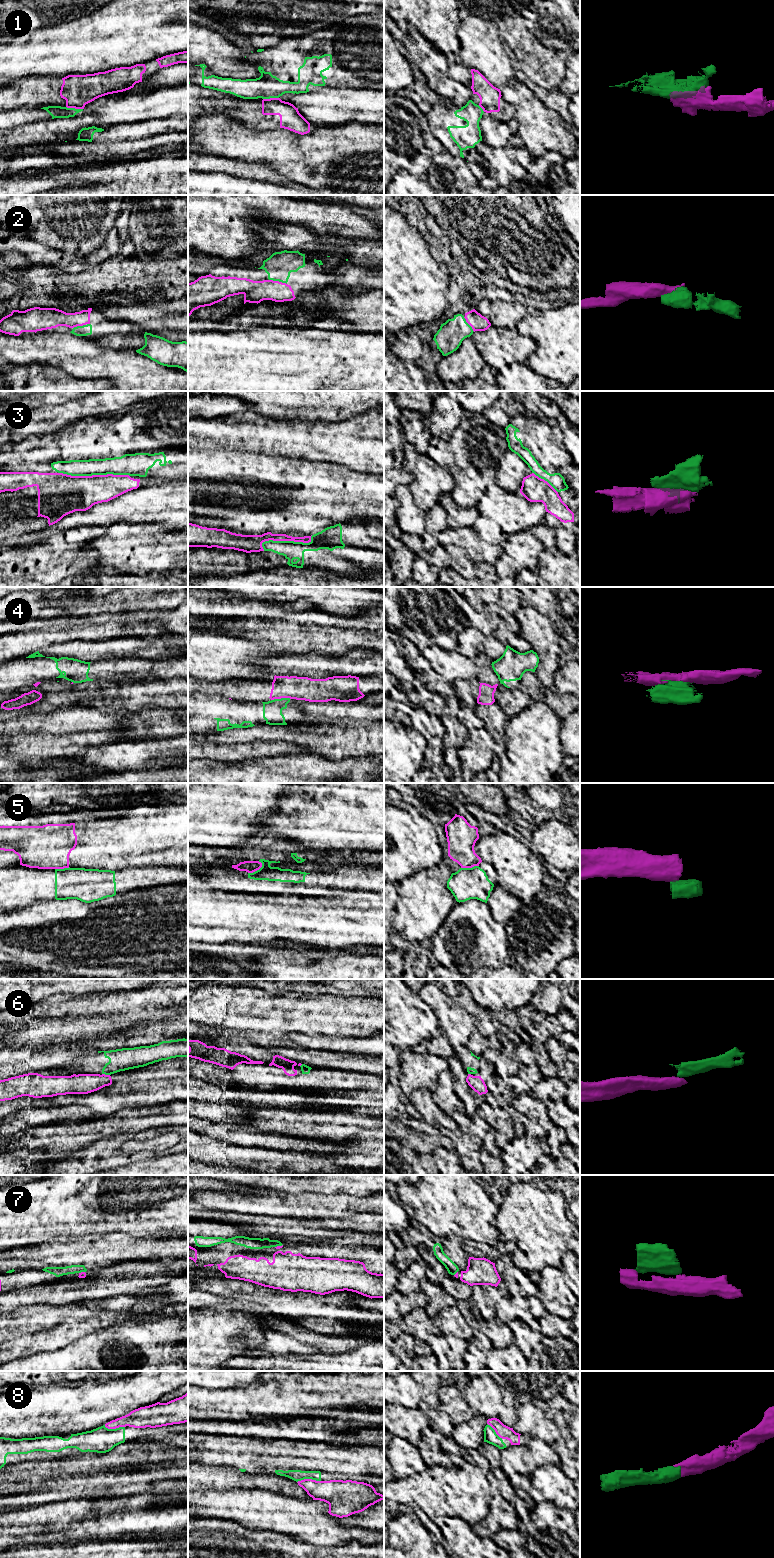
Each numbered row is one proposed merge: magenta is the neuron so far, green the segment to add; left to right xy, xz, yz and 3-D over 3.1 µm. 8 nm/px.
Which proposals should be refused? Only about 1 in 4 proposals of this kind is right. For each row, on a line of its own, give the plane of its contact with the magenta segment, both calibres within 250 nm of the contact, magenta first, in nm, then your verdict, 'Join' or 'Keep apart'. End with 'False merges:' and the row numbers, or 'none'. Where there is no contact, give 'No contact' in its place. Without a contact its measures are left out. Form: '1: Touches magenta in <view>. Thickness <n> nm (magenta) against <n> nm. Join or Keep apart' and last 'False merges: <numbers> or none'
1: Touches magenta in xy. Thickness 260 nm (magenta) against 100 nm. Keep apart
2: Touches magenta in xz. Thickness 180 nm (magenta) against 220 nm. Join
3: Touches magenta in xy. Thickness 280 nm (magenta) against 150 nm. Keep apart
4: Touches magenta in xz. Thickness 190 nm (magenta) against 160 nm. Keep apart
5: Touches magenta in xz. Thickness 100 nm (magenta) against 120 nm. Keep apart
6: Touches magenta in xy. Thickness 160 nm (magenta) against 180 nm. Keep apart
7: Touches magenta in xz. Thickness 30 nm (magenta) against 100 nm. Keep apart
8: Touches magenta in xz. Thickness 200 nm (magenta) against 100 nm. Join
False merges: 1, 3, 4, 5, 6, 7

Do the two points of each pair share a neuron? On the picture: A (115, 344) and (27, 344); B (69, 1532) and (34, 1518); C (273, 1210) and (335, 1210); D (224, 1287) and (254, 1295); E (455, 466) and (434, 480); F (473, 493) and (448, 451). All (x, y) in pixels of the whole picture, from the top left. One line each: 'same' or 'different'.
A: different
B: same
C: same
D: same
E: different
F: same

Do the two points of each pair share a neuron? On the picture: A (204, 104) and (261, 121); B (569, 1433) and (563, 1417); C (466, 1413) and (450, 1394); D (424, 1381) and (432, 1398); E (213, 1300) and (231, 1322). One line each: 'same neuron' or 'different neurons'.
A: same neuron
B: same neuron
C: same neuron
D: same neuron
E: different neurons

